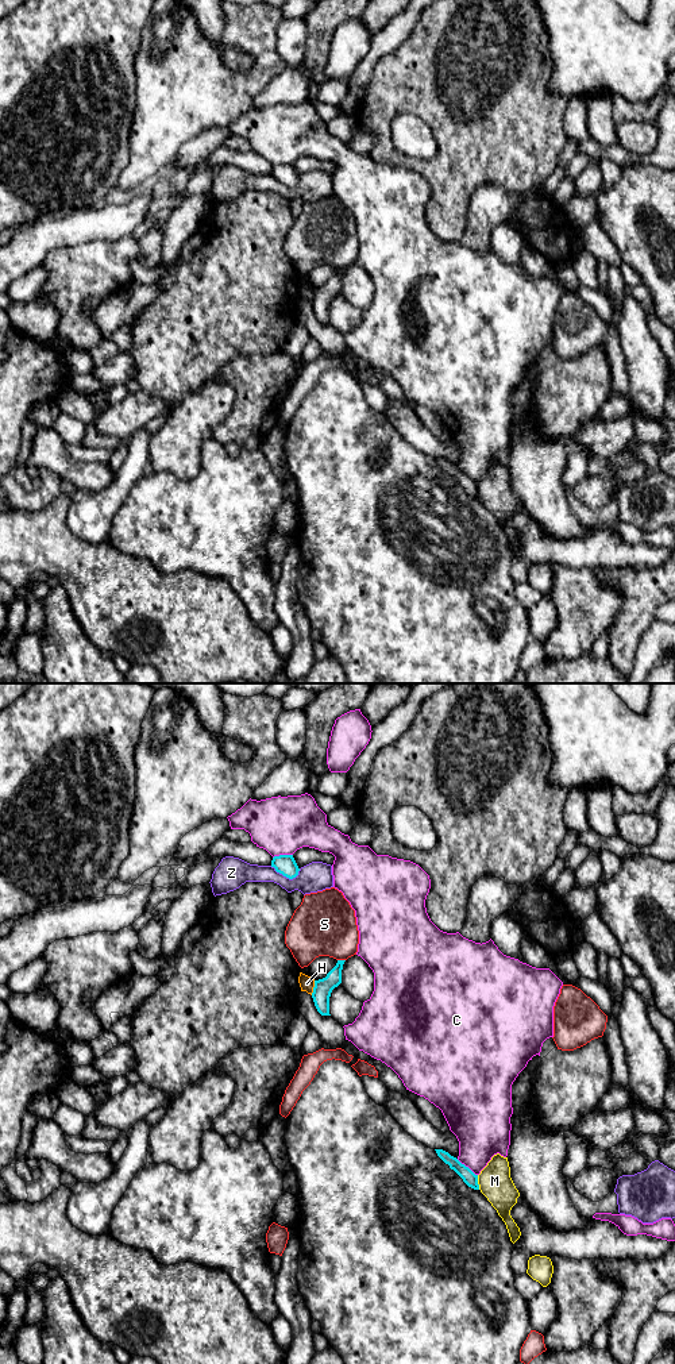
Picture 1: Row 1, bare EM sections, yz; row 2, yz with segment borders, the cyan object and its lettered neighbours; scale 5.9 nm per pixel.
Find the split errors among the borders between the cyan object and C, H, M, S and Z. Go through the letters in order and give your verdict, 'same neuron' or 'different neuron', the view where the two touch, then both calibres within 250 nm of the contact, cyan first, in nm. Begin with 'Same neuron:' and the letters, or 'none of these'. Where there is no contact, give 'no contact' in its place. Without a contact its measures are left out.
Same neuron: none of these
C: different neuron | yz | 80/320 nm
H: different neuron | yz | 110/90 nm
M: different neuron | yz | 80/200 nm
S: different neuron | yz | 110/380 nm
Z: different neuron | yz | 120/180 nm

